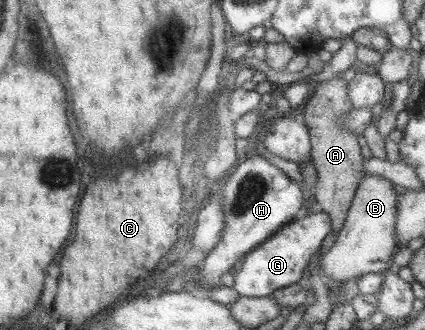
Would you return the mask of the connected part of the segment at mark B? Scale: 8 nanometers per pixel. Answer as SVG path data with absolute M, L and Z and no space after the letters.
M362 174L350 202L344 224L332 247L318 262L320 275L344 283L366 273L384 273L389 270L390 255L398 246L394 239L396 224L397 194L392 182L385 177Z

